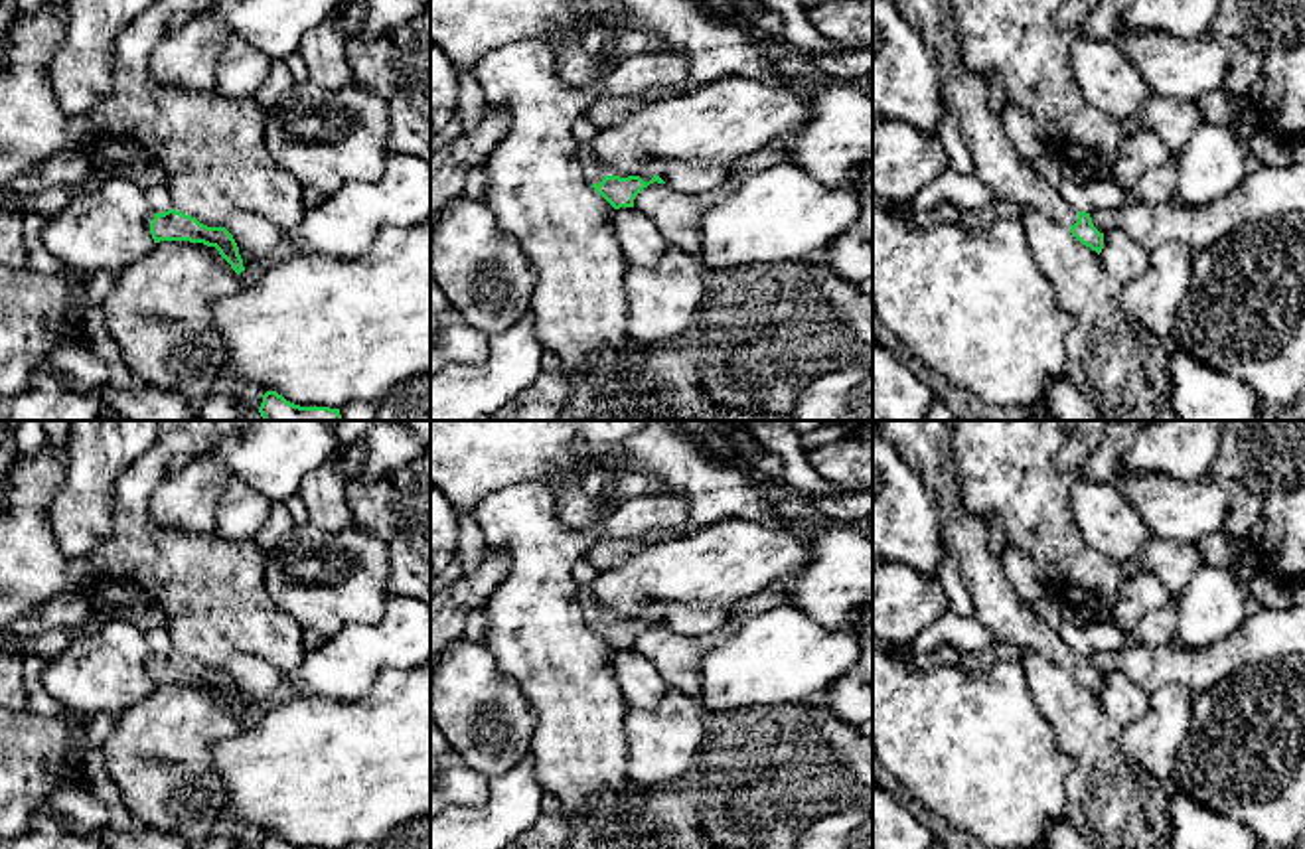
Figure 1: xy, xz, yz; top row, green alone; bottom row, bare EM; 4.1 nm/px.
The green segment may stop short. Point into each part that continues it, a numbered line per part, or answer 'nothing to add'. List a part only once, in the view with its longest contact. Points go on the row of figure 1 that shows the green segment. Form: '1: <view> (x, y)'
1: xz (595, 174)

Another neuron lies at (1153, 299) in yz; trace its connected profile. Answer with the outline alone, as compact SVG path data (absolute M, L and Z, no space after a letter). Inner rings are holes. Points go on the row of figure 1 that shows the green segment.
M1171 241L1149 255L1145 272L1121 286L1121 306L1155 338L1171 342L1179 308L1187 298L1196 251Z

